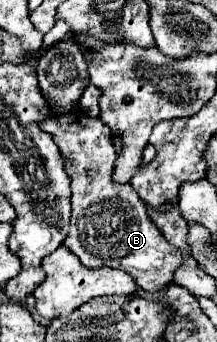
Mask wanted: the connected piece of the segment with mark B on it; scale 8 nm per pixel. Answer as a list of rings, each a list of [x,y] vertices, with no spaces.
[[[72,112],[48,118],[40,124],[40,128],[52,134],[64,154],[66,172],[72,178],[70,232],[62,246],[72,250],[72,254],[76,254],[86,268],[110,266],[124,270],[146,292],[158,292],[170,284],[174,270],[182,264],[180,250],[168,244],[152,220],[148,220],[146,208],[142,206],[144,202],[130,182],[114,182],[112,174],[116,152],[110,144],[110,126],[84,112]]]

